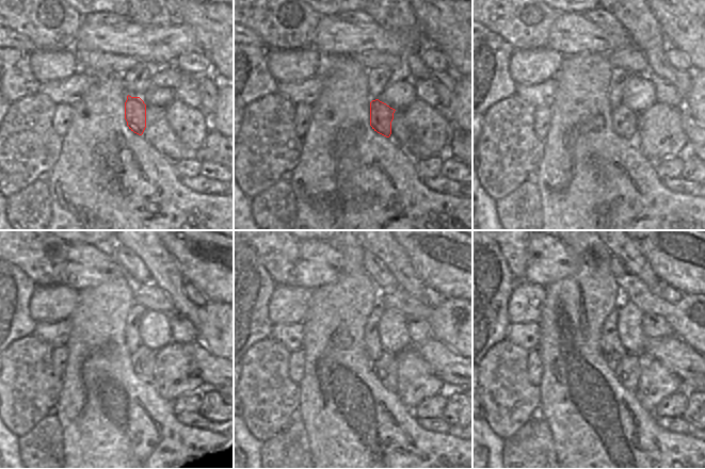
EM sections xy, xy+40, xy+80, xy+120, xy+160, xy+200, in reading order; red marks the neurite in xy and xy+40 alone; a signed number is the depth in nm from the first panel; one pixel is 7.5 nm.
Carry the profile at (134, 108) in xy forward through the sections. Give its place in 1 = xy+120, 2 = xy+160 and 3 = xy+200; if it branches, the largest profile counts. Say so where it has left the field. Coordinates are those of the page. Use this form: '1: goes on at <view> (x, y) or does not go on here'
1: goes on at xy+120 (144, 359)
2: goes on at xy+160 (385, 367)
3: goes on at xy+200 (628, 370)

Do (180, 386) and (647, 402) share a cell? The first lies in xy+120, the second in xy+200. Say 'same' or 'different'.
same

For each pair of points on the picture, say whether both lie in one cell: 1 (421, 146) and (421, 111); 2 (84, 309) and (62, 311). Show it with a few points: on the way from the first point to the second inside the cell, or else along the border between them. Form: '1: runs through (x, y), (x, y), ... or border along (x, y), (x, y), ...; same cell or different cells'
1: runs through (421, 138), (421, 119); same cell
2: border along (79, 292), (77, 304), (68, 318); different cells

